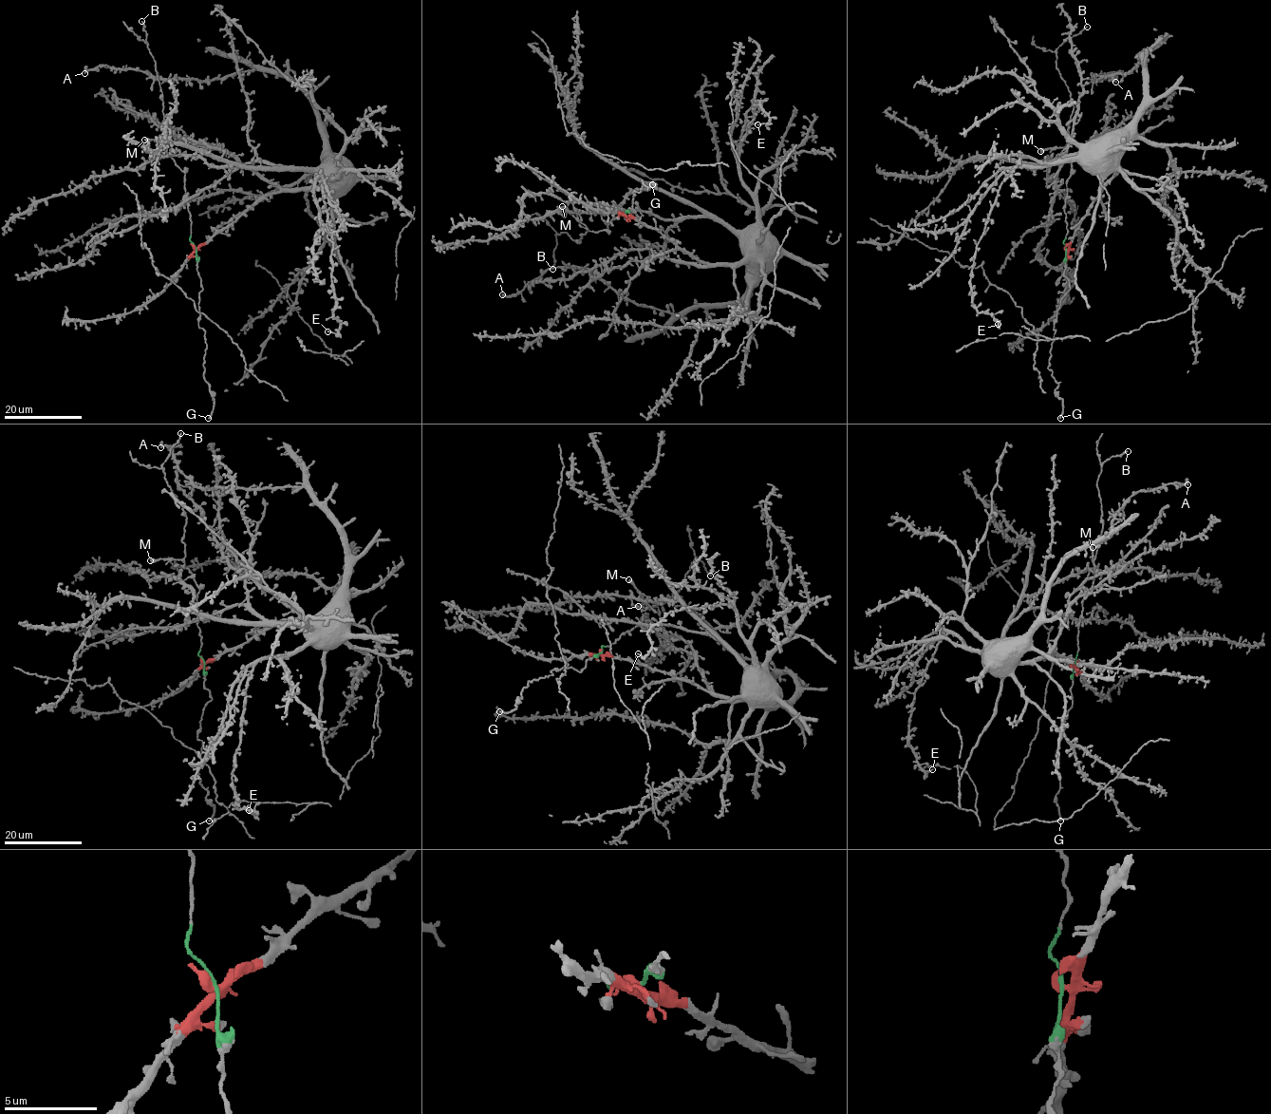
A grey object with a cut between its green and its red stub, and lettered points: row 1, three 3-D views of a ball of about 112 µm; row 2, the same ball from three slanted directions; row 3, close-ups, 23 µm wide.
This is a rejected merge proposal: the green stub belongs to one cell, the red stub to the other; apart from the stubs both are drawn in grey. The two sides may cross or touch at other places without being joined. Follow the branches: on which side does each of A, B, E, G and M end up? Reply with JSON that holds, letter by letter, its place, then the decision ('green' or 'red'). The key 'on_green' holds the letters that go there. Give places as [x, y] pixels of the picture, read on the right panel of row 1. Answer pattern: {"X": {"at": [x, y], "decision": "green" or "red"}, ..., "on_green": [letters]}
{"A": {"at": [1115, 82], "decision": "red"}, "B": {"at": [1087, 27], "decision": "green"}, "E": {"at": [998, 324], "decision": "red"}, "G": {"at": [1060, 418], "decision": "green"}, "M": {"at": [1040, 151], "decision": "green"}, "on_green": ["B", "G", "M"]}

